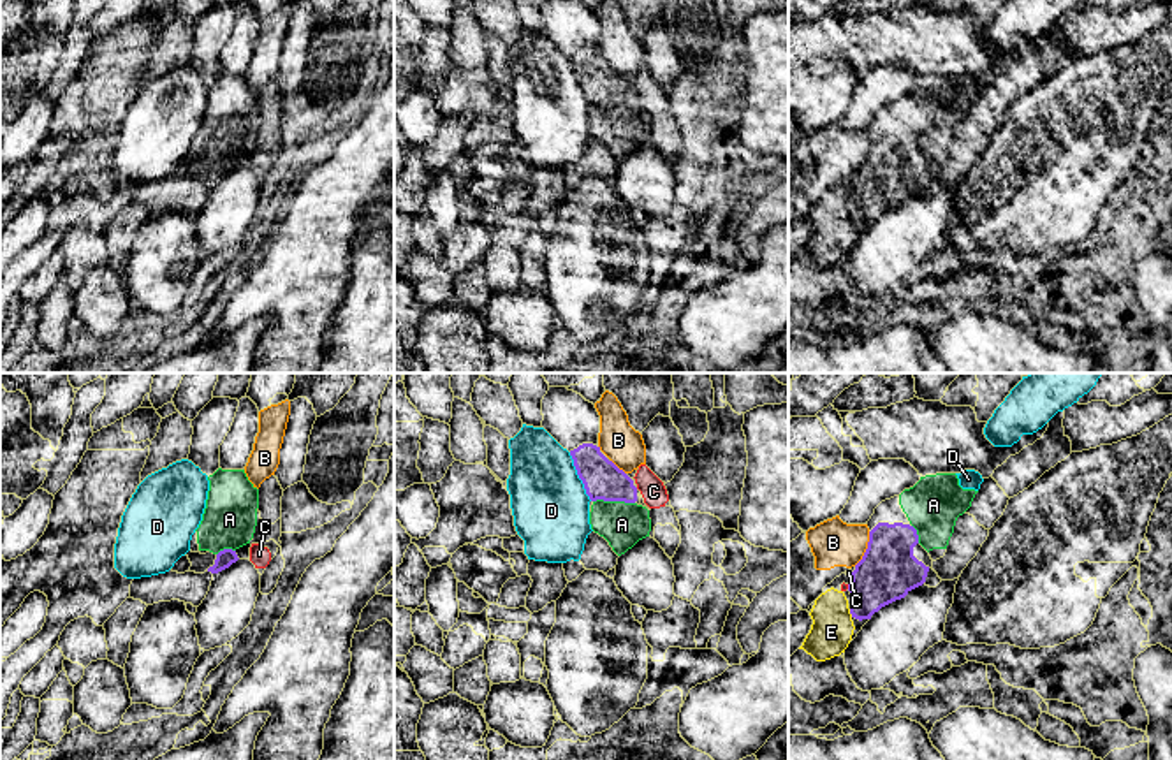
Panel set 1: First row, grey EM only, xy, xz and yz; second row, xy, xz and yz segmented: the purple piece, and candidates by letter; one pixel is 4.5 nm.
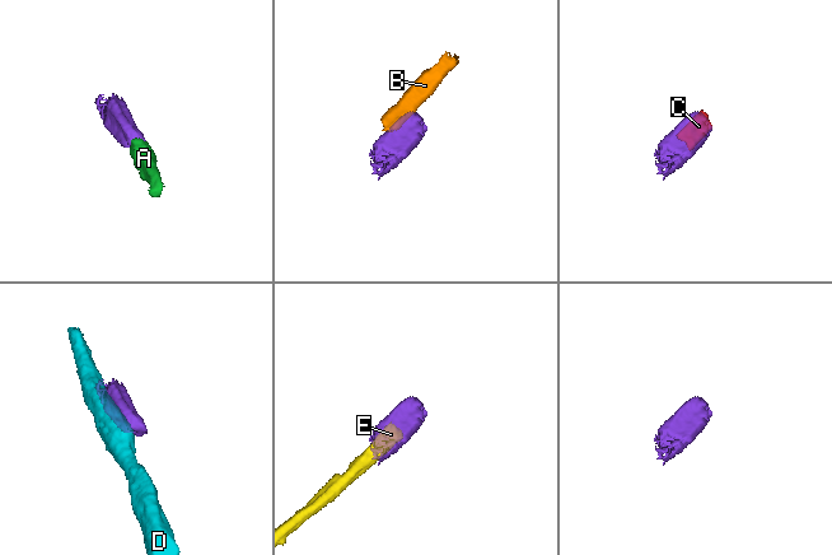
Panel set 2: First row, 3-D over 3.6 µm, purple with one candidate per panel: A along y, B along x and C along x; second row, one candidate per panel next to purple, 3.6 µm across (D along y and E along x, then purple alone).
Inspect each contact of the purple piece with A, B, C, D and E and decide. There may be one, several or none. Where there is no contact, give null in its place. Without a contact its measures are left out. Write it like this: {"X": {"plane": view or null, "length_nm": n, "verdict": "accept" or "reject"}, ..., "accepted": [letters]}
{"A": {"plane": "xz", "length_nm": 190, "verdict": "accept"}, "B": {"plane": "yz", "length_nm": 180, "verdict": "reject"}, "C": {"plane": "yz", "length_nm": 30, "verdict": "reject"}, "D": {"plane": "xz", "length_nm": 240, "verdict": "reject"}, "E": {"plane": "yz", "length_nm": 40, "verdict": "reject"}, "accepted": ["A"]}

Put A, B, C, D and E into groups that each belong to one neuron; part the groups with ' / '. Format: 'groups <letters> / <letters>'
groups A / B / C E / D

